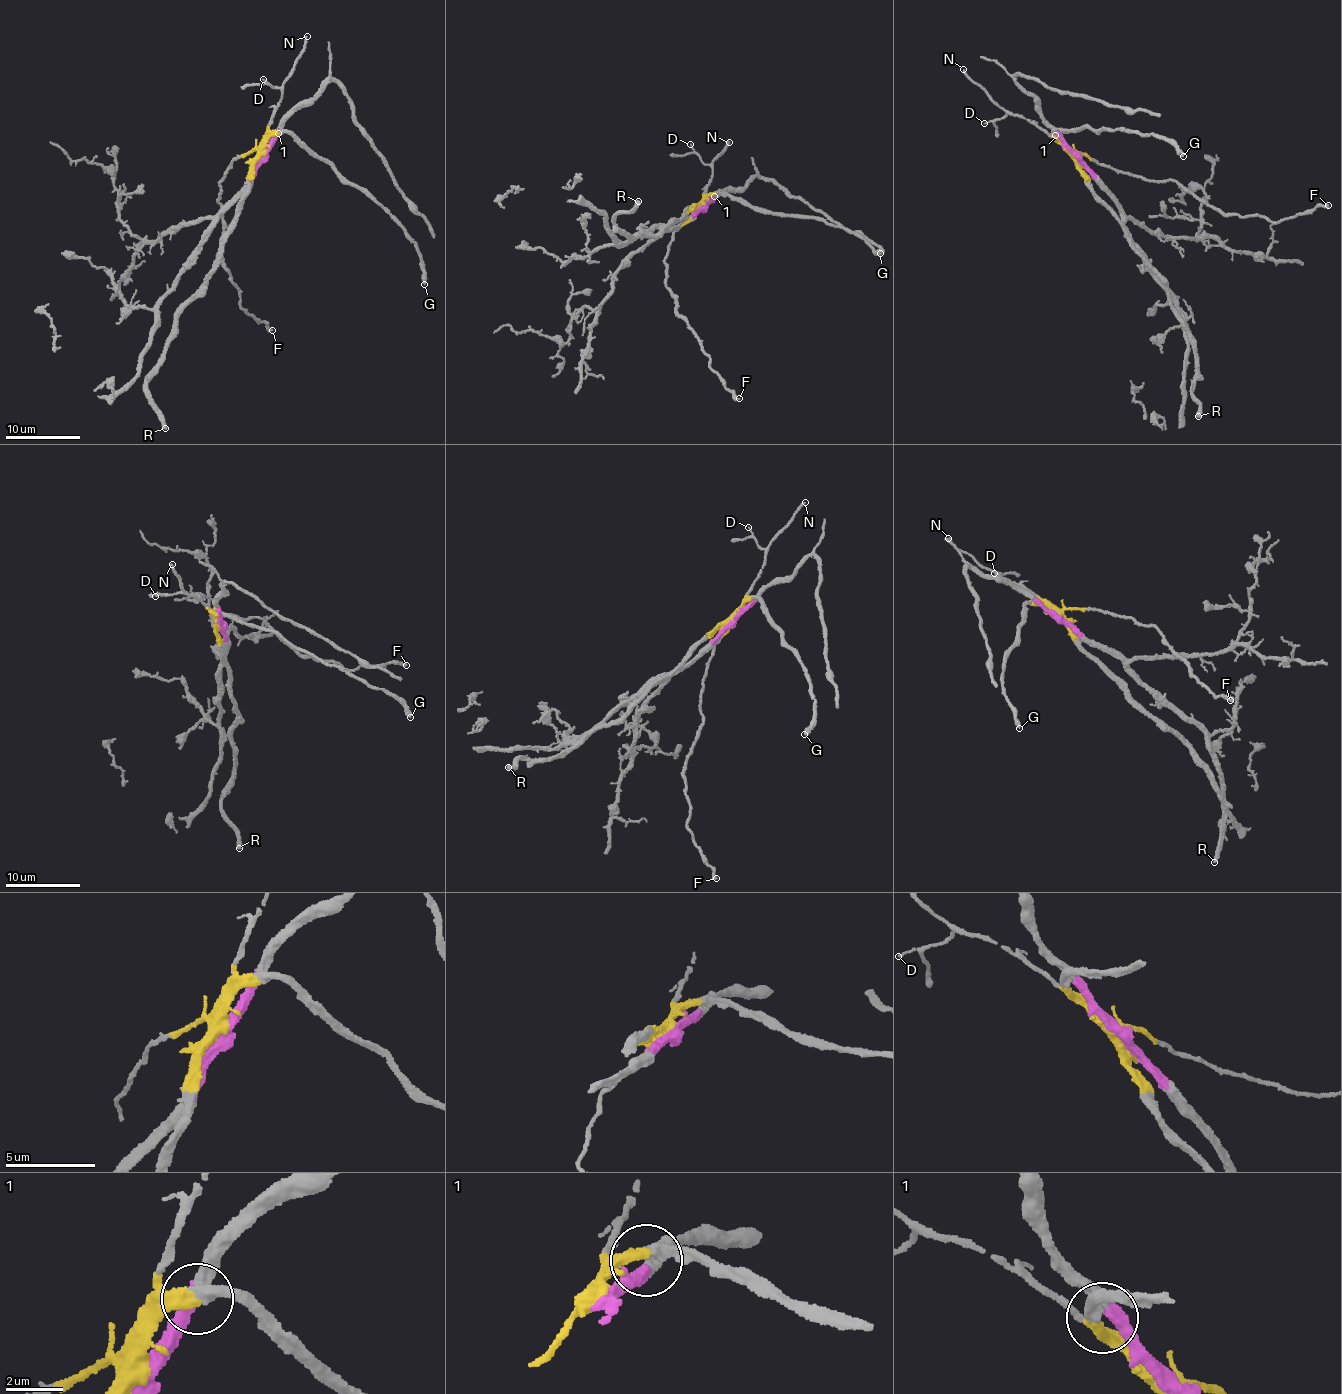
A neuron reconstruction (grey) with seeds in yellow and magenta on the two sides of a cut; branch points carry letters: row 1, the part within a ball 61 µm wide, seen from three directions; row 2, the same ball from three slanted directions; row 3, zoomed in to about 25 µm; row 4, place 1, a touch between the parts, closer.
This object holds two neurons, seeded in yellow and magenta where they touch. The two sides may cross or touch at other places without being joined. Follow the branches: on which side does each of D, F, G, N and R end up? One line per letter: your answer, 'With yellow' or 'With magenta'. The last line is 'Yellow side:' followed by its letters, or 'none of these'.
D: With yellow
F: With yellow
G: With yellow
N: With yellow
R: With yellow
Yellow side: D, F, G, N, R

